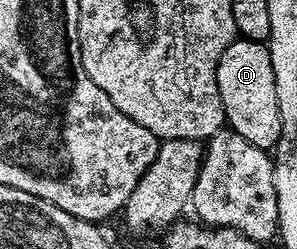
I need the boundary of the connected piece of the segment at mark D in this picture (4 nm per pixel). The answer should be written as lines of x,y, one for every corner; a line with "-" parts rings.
234,39
217,65
217,89
221,93
226,126
249,141
249,145
257,145
262,151
270,152
280,140
281,109
268,44
258,39

